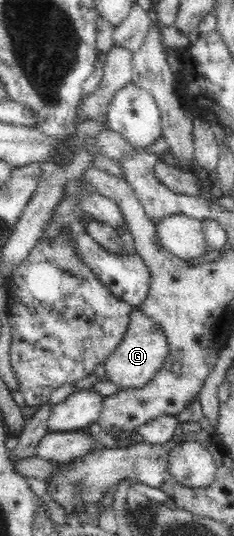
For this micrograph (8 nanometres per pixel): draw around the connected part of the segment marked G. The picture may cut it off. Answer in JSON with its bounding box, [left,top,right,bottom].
[104,308,169,390]

